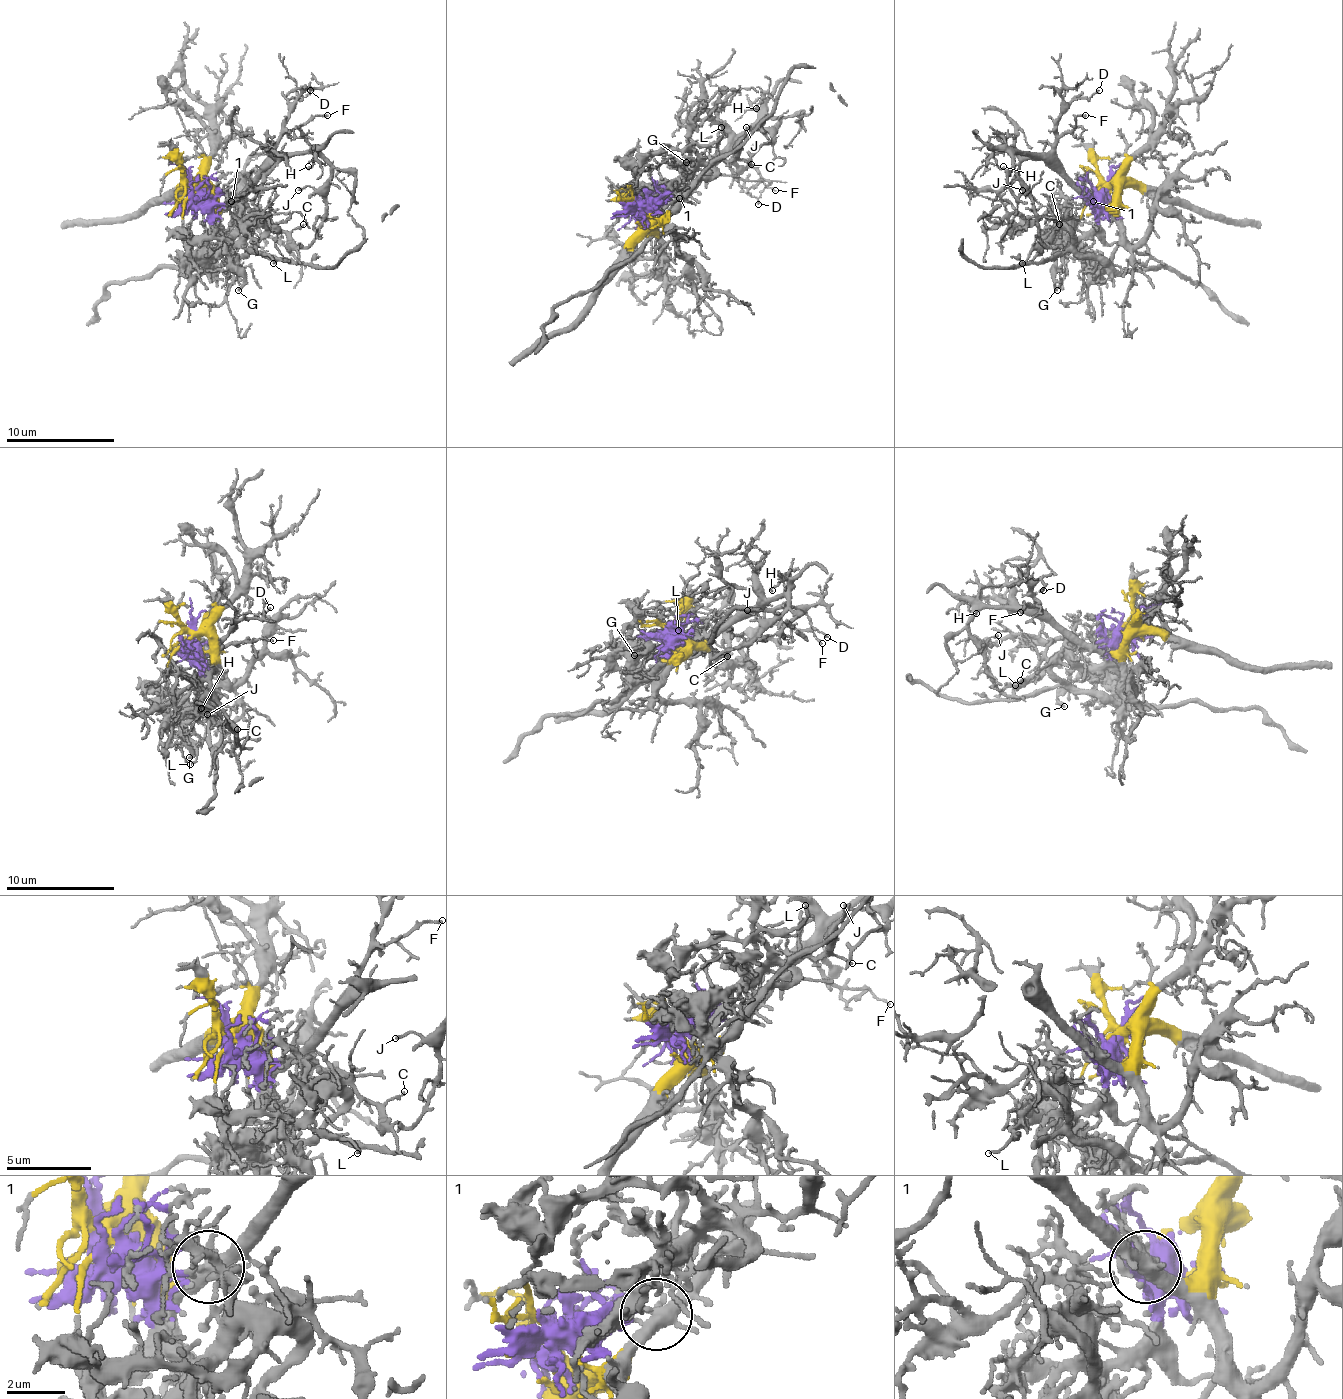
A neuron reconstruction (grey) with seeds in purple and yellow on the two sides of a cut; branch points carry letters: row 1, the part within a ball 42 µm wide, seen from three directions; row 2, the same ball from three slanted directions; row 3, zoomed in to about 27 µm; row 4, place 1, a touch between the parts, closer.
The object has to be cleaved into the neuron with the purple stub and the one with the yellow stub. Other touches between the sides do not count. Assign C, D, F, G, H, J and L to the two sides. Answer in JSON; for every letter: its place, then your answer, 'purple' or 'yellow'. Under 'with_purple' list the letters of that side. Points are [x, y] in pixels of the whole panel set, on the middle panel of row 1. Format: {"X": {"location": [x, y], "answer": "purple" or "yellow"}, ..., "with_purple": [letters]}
{"C": {"location": [751, 164], "answer": "purple"}, "D": {"location": [758, 204], "answer": "yellow"}, "F": {"location": [775, 190], "answer": "yellow"}, "G": {"location": [686, 162], "answer": "purple"}, "H": {"location": [756, 108], "answer": "yellow"}, "J": {"location": [746, 127], "answer": "yellow"}, "L": {"location": [721, 127], "answer": "purple"}, "with_purple": ["C", "G", "L"]}

